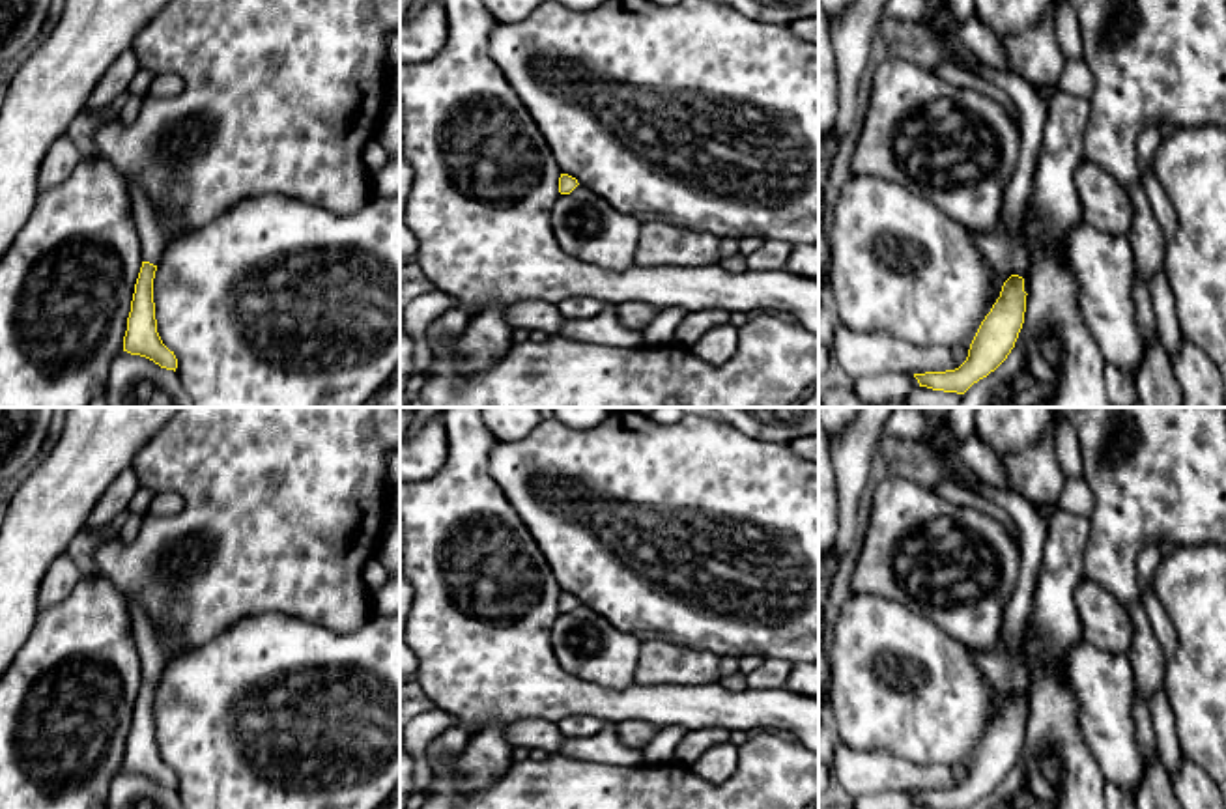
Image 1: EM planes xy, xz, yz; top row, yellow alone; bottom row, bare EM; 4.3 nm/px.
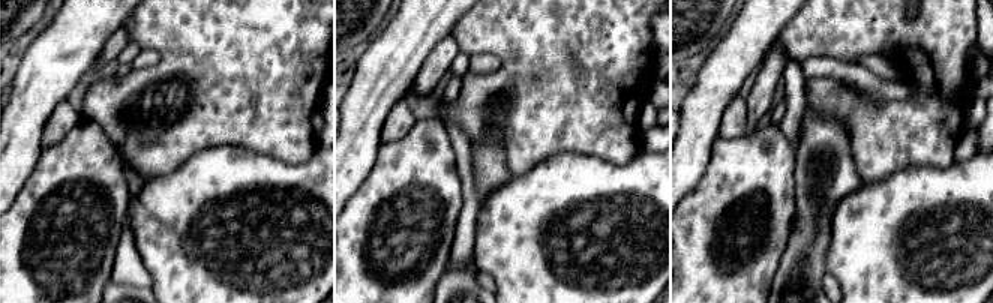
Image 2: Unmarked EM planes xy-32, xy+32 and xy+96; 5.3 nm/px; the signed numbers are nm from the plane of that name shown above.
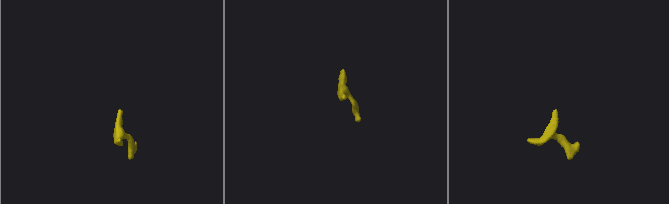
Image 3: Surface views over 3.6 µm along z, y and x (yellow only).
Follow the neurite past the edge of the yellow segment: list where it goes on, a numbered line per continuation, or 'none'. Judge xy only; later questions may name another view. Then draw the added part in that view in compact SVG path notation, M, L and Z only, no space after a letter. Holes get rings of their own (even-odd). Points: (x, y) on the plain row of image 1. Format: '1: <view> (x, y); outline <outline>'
1: xy (150, 649); outline M129 602L127 607L131 613L133 637L140 656L142 680L159 684L166 663L163 643L157 637L153 622L146 615L144 607L136 602Z

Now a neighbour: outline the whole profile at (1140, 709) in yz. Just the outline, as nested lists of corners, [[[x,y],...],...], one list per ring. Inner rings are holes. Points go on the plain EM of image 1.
[[[1136,693],[1133,699],[1133,717],[1134,717],[1136,740],[1142,751],[1144,770],[1146,770],[1153,759],[1159,759],[1159,751],[1155,744],[1155,731],[1153,731],[1149,704]]]

